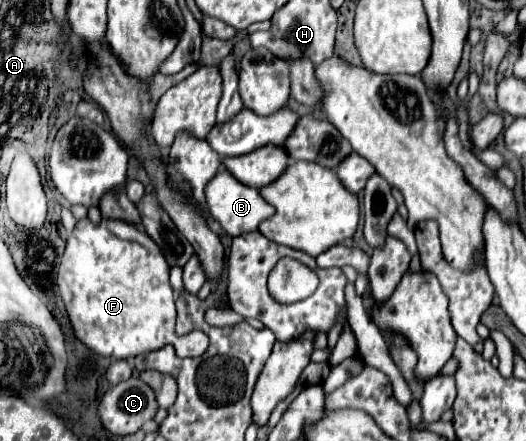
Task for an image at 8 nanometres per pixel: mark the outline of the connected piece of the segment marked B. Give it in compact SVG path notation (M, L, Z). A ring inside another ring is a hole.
M221 169L221 173L217 173L213 181L209 181L209 185L205 187L205 195L207 195L207 205L211 209L211 215L221 223L225 233L229 233L231 237L247 233L247 231L257 231L261 221L269 219L275 213L273 207L261 197L259 189L245 187L225 169Z

